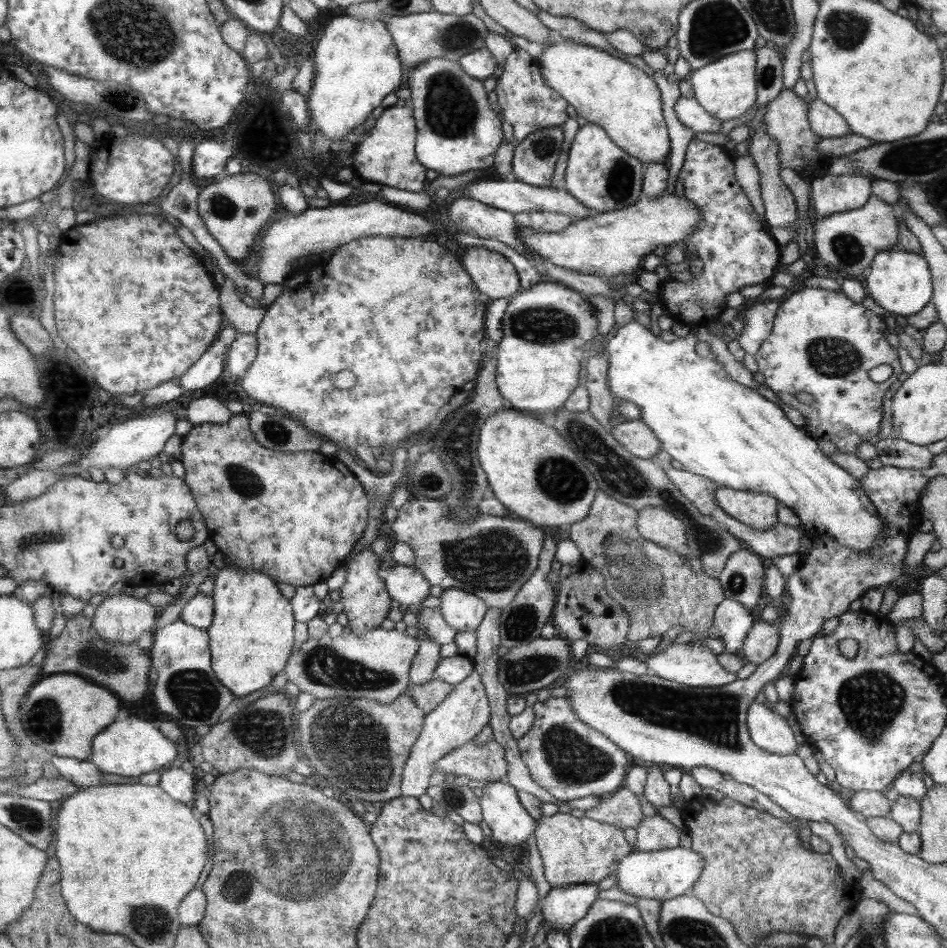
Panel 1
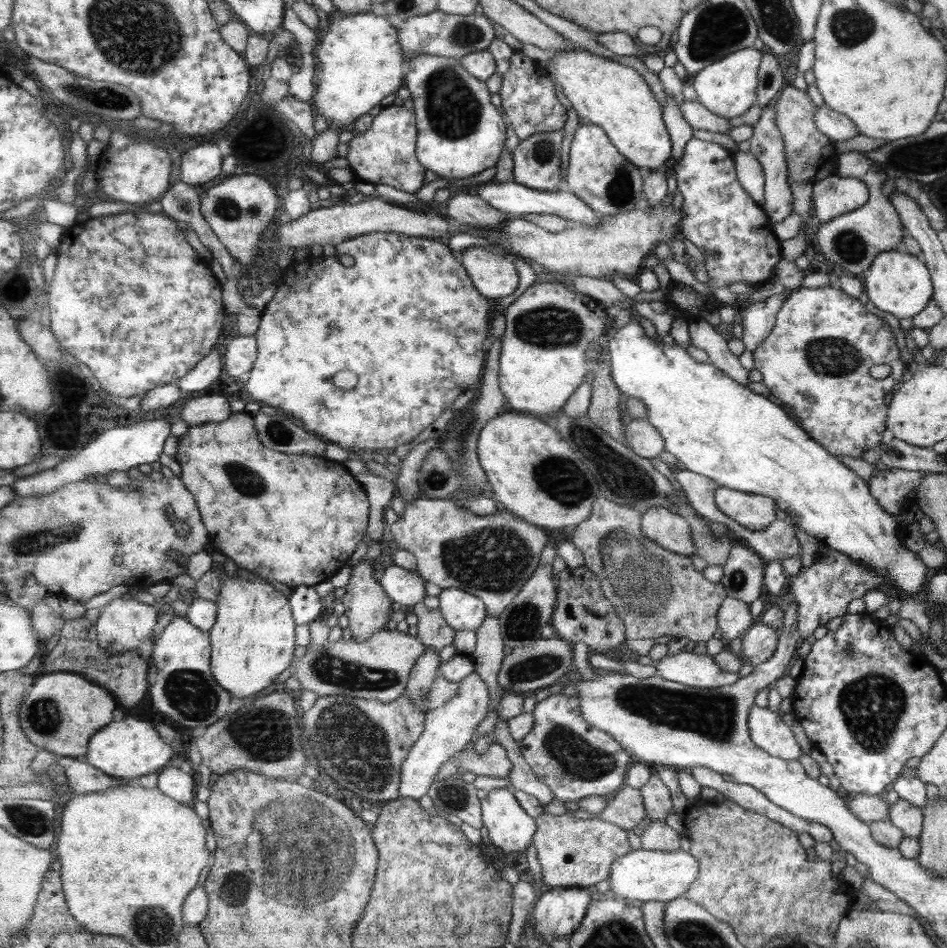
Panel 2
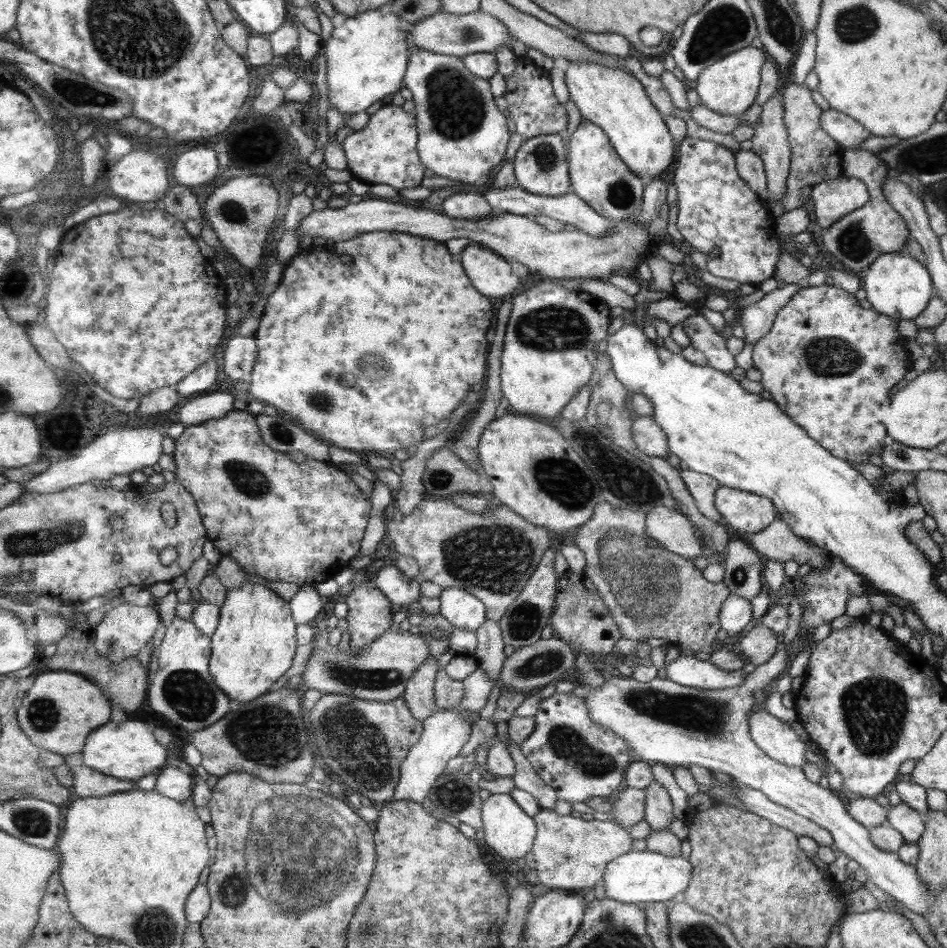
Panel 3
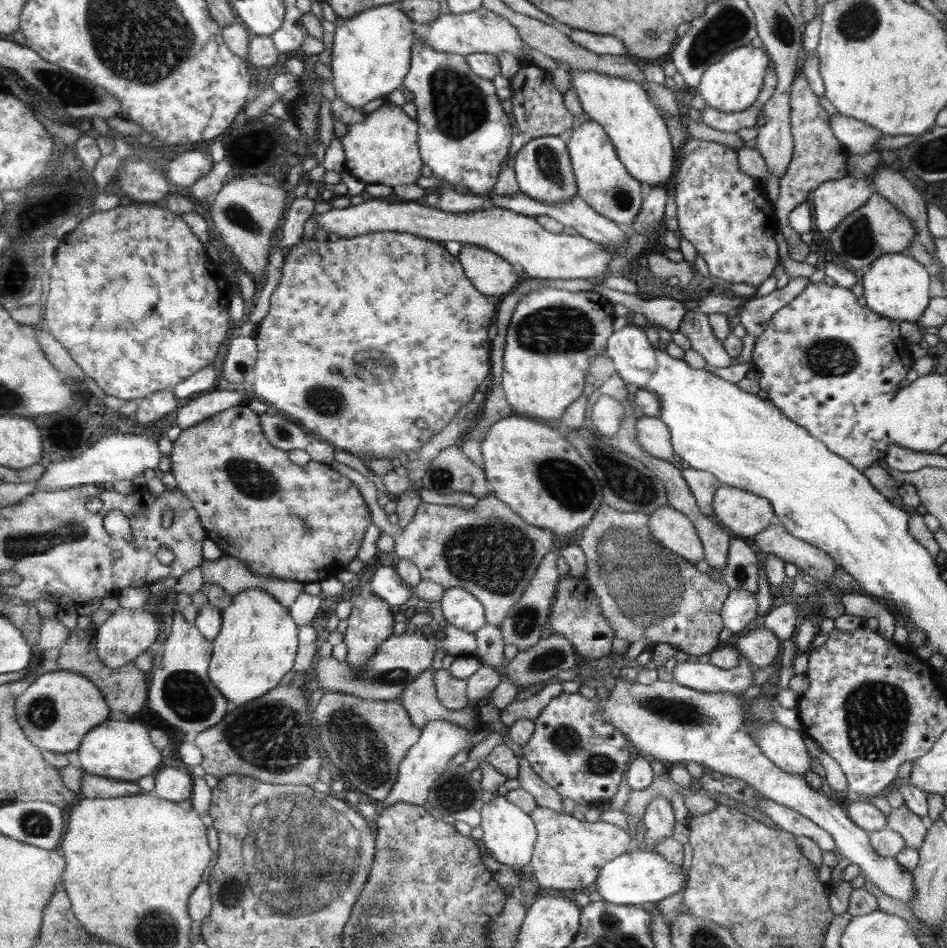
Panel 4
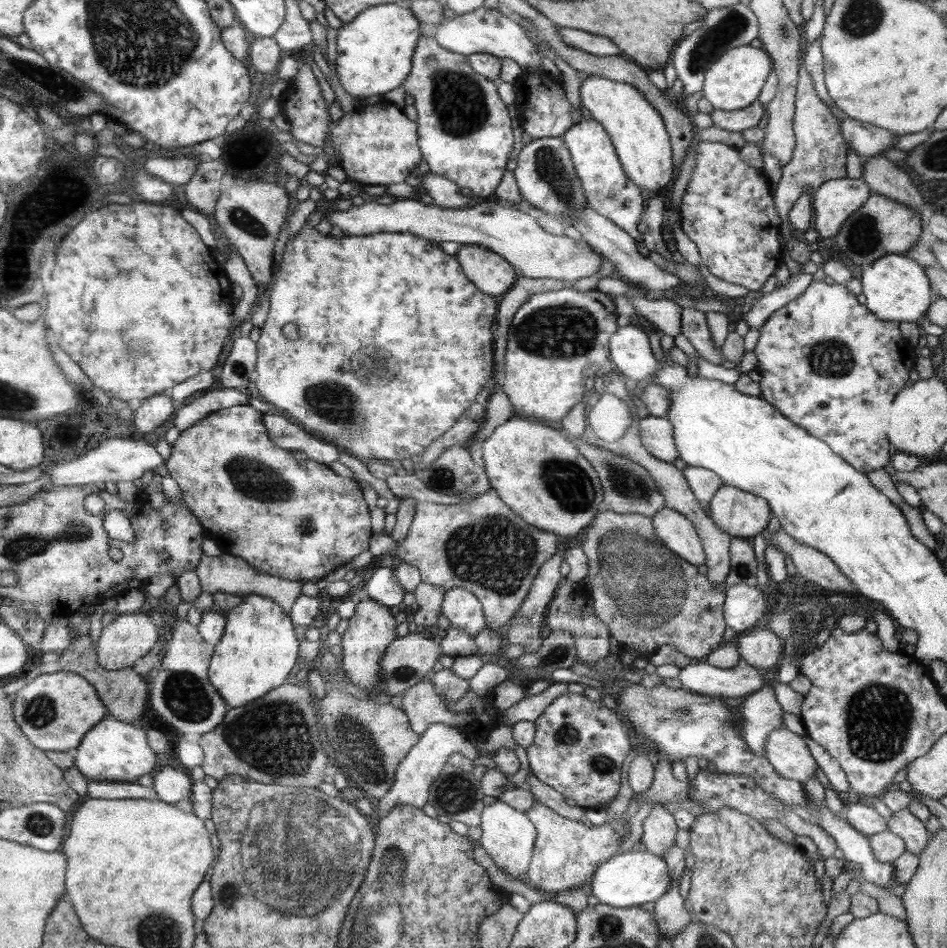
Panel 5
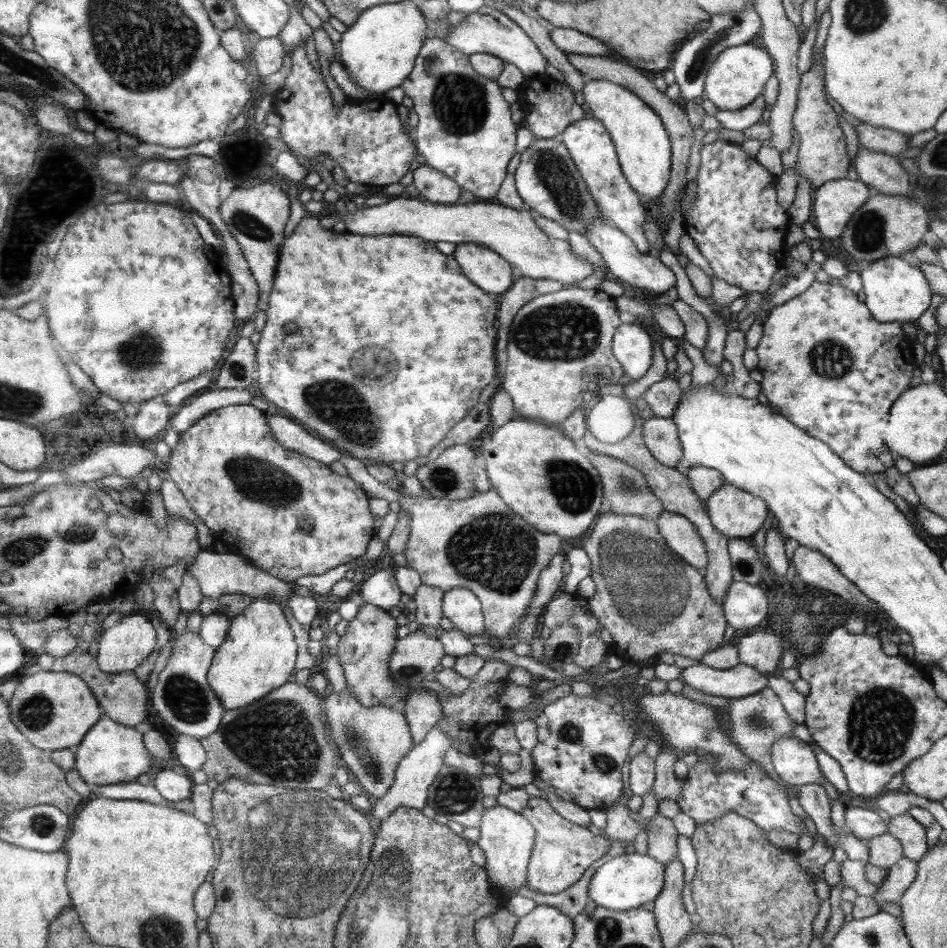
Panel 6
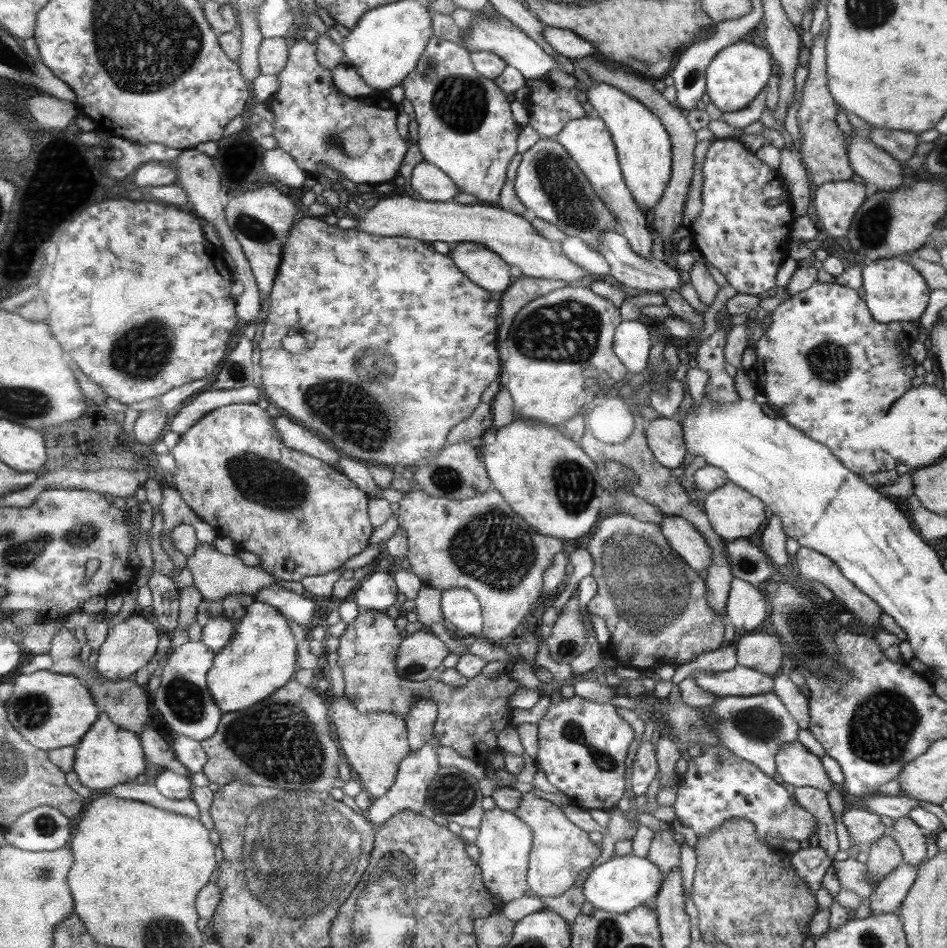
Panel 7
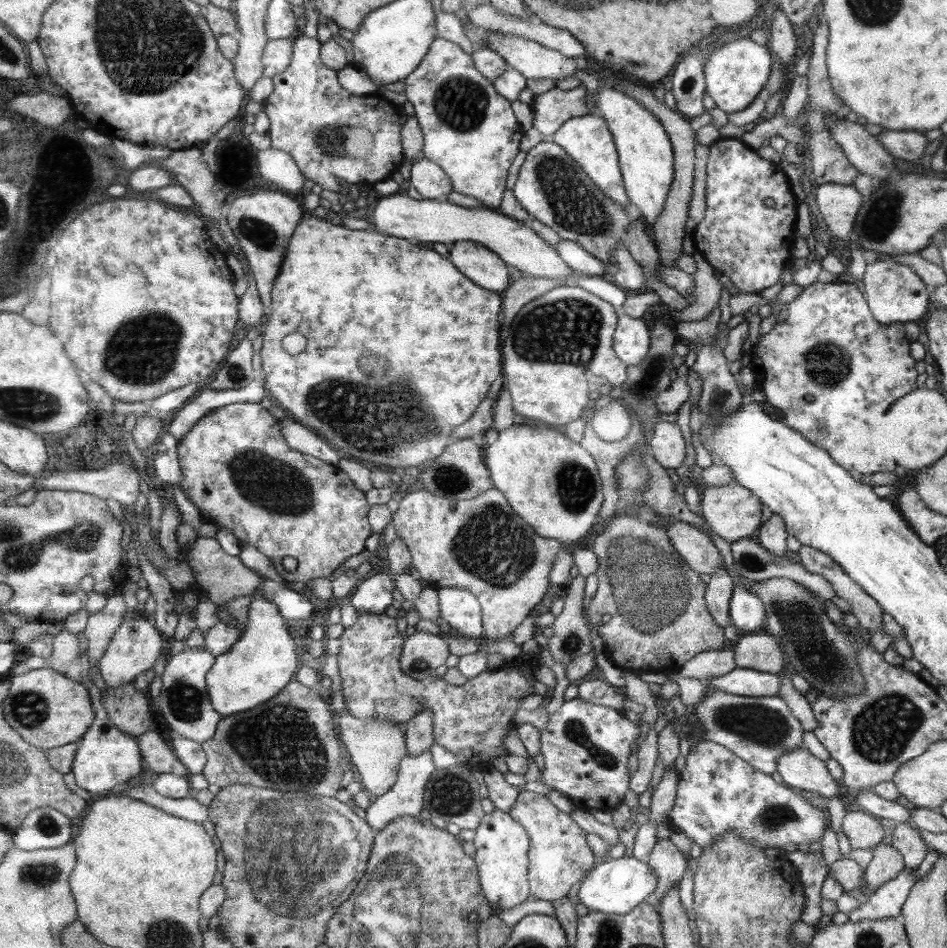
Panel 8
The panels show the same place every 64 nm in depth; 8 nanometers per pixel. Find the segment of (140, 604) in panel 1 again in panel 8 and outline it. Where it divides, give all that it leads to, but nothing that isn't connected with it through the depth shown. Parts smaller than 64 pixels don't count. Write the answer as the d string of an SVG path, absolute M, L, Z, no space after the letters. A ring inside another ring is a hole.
M138 612L124 620L117 628L111 644L108 645L104 656L100 659L99 672L108 687L133 684L138 674L146 672L154 666L166 646L168 646L168 641L161 632L150 623L148 618Z

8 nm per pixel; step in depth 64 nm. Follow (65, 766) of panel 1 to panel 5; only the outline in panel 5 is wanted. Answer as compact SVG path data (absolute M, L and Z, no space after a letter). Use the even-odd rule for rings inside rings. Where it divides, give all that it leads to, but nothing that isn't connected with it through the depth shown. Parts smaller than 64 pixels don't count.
M106 780L87 781L88 796L90 798L101 798L118 800L126 798L145 798L146 800L158 800L159 796L151 787L140 786L140 784L128 784L124 781L110 782Z

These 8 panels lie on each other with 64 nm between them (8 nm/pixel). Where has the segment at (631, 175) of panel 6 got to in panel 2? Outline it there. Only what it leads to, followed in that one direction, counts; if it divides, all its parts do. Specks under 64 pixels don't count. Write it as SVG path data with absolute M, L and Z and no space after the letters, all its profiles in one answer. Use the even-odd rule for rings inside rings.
M585 49L555 52L553 56L557 59L546 66L550 78L562 86L579 118L600 126L620 154L638 168L644 168L644 173L664 168L673 157L671 138L665 127L663 108L644 78L631 67Z

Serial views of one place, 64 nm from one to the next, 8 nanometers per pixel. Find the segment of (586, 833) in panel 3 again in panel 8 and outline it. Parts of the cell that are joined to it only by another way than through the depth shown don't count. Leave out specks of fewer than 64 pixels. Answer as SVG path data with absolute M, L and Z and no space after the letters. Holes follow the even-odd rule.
M519 791L516 802L507 813L526 829L530 839L527 879L532 898L553 901L567 896L570 888L594 864L594 855L586 841L587 834L570 818L570 814L560 811L546 795L533 791Z

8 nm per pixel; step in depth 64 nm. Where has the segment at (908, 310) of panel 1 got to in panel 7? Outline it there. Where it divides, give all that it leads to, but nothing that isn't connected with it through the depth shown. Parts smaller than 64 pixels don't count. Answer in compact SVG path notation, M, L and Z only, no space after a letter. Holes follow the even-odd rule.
M880 258L862 269L864 295L869 311L881 323L896 321L915 321L924 314L931 289L916 268L902 258Z

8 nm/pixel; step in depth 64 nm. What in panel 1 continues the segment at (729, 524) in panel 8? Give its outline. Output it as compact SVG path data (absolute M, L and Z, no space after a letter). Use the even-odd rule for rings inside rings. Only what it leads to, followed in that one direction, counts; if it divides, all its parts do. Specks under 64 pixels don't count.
M720 486L715 500L726 514L752 528L765 531L778 522L778 500L768 494Z

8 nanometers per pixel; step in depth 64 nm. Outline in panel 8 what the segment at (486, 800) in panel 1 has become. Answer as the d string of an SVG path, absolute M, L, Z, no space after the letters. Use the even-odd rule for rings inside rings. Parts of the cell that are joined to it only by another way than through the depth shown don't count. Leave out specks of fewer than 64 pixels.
M495 808L492 813L483 816L473 843L476 847L473 859L478 867L481 893L486 897L493 914L514 908L532 898L527 879L530 839L520 823L516 823L507 812Z

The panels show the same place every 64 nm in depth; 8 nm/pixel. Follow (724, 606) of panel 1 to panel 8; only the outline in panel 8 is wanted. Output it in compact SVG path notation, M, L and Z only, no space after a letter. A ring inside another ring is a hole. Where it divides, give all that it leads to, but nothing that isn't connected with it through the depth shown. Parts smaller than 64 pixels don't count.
M741 577L733 578L733 593L729 604L731 624L737 629L759 632L765 626L765 608L763 602L741 584Z

